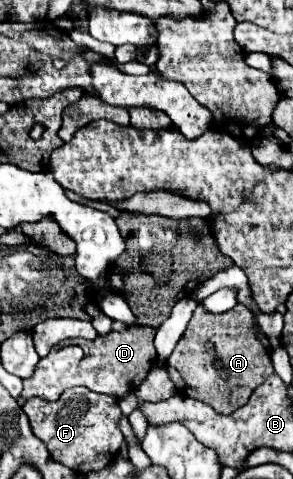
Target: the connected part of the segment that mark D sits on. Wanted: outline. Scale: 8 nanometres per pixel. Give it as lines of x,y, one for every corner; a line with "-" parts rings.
126,327
124,331
110,331
108,335
98,335
92,341
86,339
66,339
58,345
62,345
60,349
52,349
48,353
48,357
38,361
36,373
24,381
24,391
22,391
22,399
30,399
30,397
42,397
46,401
56,401
66,389
82,385
88,387
90,391
96,393
106,393
112,395
116,399
120,399
122,395
136,391
136,387
144,381
144,377
148,375
148,371
152,369
154,361
156,361
156,349
154,349
154,327

